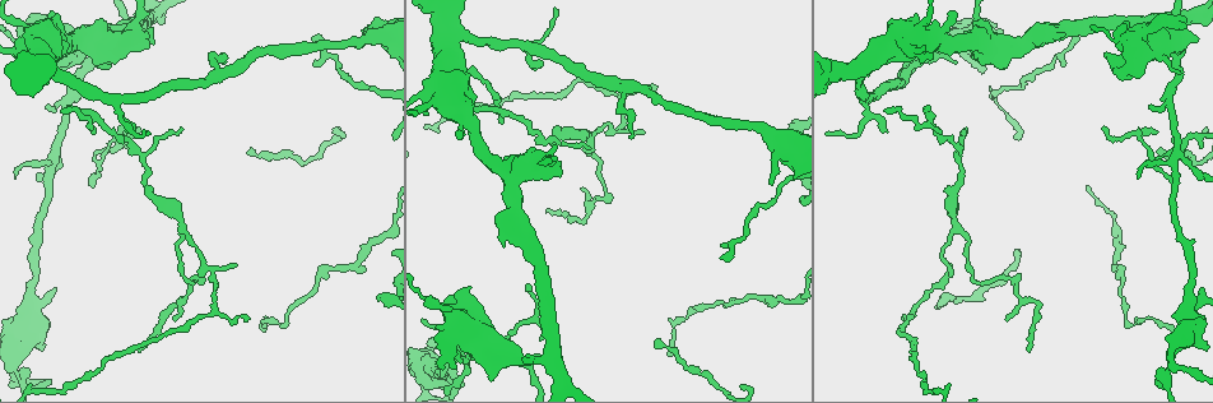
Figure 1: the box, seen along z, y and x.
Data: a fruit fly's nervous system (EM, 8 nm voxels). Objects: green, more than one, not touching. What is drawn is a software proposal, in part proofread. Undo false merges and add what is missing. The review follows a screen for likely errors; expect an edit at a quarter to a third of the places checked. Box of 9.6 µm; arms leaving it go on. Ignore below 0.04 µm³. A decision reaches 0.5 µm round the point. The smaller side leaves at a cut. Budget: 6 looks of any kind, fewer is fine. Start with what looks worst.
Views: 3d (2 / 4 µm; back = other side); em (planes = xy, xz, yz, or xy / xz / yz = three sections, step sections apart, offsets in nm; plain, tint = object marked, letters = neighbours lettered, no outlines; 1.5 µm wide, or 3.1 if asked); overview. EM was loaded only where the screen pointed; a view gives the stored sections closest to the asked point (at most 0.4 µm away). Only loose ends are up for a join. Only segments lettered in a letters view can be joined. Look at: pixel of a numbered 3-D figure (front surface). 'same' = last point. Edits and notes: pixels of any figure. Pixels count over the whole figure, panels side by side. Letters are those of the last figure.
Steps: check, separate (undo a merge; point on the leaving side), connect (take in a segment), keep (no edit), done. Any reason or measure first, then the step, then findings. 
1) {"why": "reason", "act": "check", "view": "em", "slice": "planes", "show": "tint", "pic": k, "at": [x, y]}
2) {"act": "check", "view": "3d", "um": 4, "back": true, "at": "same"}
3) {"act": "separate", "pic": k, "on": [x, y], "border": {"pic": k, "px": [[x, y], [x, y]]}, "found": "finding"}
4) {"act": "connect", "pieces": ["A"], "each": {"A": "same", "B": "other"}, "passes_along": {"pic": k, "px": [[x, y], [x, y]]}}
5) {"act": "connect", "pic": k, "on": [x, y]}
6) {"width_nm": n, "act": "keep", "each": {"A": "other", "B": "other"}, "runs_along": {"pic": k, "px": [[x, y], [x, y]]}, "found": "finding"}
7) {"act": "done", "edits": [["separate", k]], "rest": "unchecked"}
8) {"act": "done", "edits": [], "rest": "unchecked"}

{"why": "free end", "act": "check", "view": "em", "slice": "yz", "step": 4, "show": "letters", "pic": 1, "at": [140, 351]}

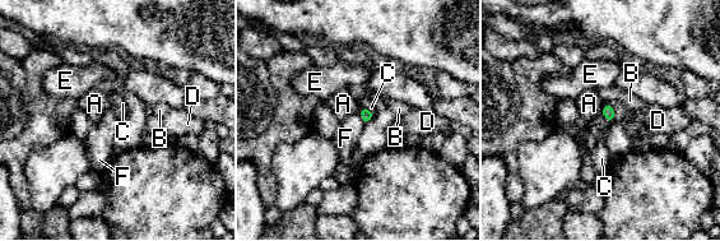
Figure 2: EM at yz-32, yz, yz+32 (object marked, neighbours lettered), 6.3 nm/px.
{"act": "connect", "pieces": ["F"], "each": {"A": "other", "B": "other", "C": "other", "D": "other", "E": "other", "F": "same"}, "passes_along": {"pic": 2, "px": [[366, 114], [362, 116], [345, 138]]}, "found": "the neuron continues"}

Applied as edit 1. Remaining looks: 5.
{"why": "branch stops here", "act": "check", "view": "3d", "um": 2, "pic": 1, "at": [1186, 27]}

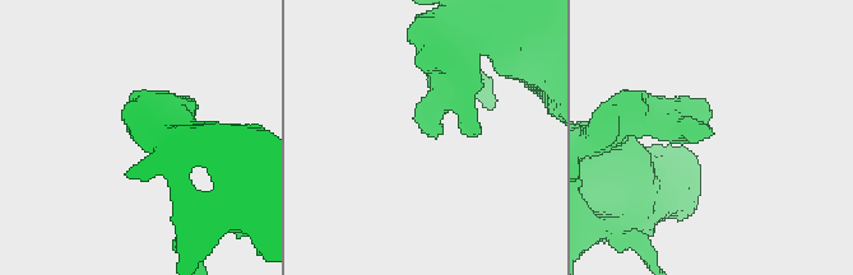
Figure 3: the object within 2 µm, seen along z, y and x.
{"act": "check", "view": "em", "slice": "planes", "show": "letters", "pic": 3, "at": [709, 134]}

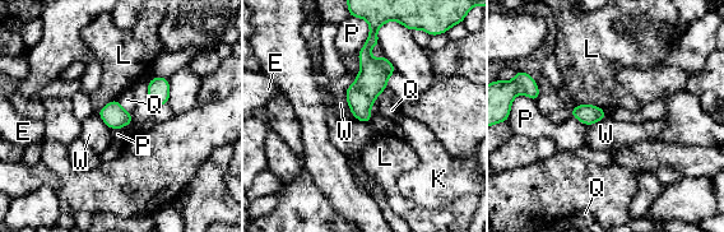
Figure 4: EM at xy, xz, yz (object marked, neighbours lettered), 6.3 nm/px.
{"longest_contact_nm": ["L", 200], "act": "keep", "each": {"E": "other", "K": "other", "L": "other", "P": "other", "Q": "other", "W": "other"}, "border": {"pic": 4, "px": [[344, 94], [349, 111], [357, 119]]}, "found": "none of them fits"}

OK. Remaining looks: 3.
{"why": "branch stops here", "act": "check", "view": "3d", "um": 4, "pic": 1, "at": [476, 107]}

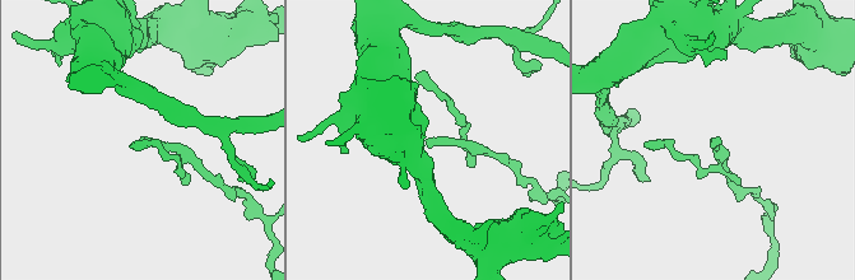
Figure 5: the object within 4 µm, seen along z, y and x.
{"why": "shape alone is not enough", "act": "check", "view": "em", "slice": "planes", "show": "letters", "pic": 5, "at": [140, 138]}

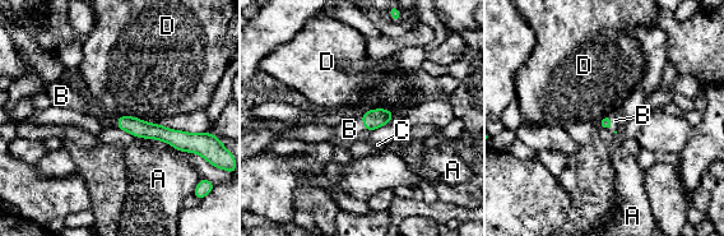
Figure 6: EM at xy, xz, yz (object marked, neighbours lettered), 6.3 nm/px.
{"act": "connect", "pieces": ["B"], "each": {"A": "other", "B": "same", "C": "other", "D": "other"}, "found": "it goes on there"}

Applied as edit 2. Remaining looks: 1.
{"act": "done", "edits": [["connect", 2], ["connect", 6]], "rest": "unchecked"}

